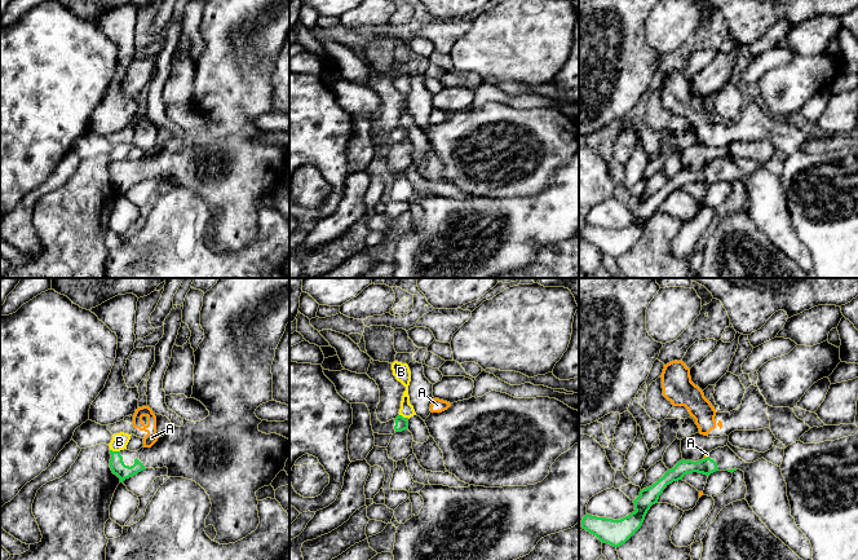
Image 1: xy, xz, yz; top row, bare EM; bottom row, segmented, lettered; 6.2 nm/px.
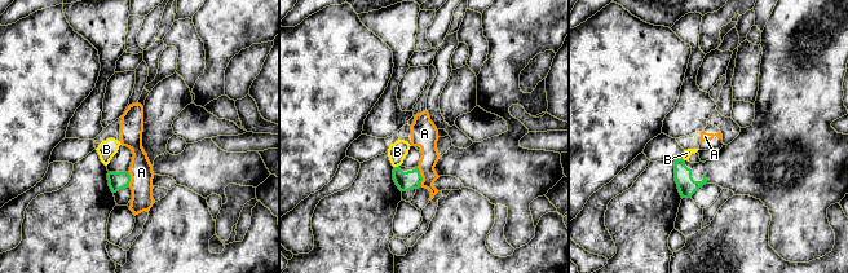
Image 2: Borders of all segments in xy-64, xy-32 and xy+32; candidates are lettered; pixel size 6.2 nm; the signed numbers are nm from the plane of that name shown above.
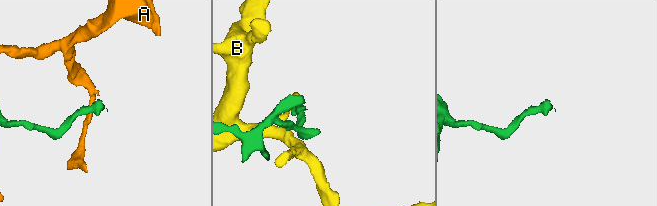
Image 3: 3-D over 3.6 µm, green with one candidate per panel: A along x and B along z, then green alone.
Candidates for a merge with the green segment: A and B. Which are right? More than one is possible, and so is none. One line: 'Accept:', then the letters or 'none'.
Accept: none

